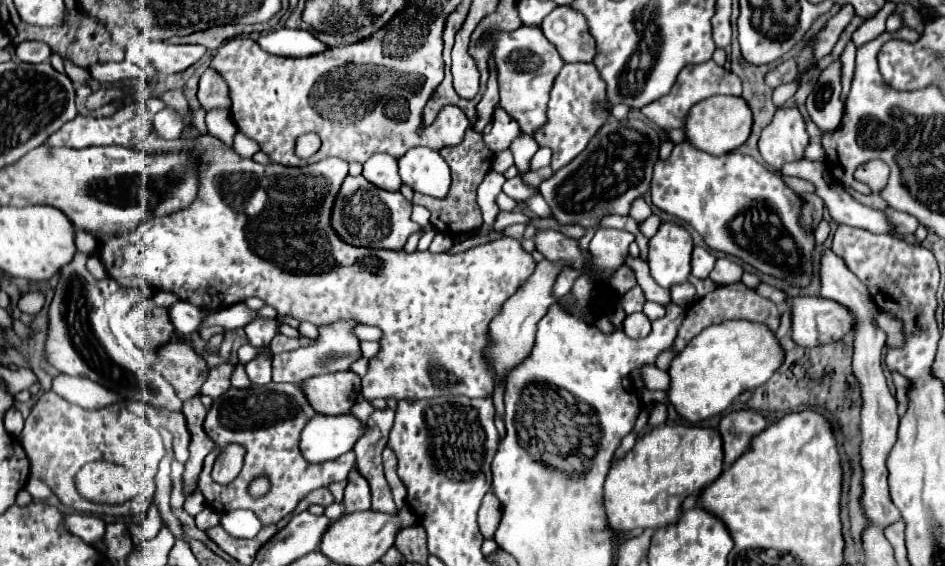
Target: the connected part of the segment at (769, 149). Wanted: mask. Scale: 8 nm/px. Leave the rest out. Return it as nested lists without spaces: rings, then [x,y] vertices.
[[[778,108],[774,120],[762,130],[758,148],[762,158],[774,166],[782,168],[786,162],[804,158],[804,150],[810,142],[806,132],[806,122],[798,108]]]

